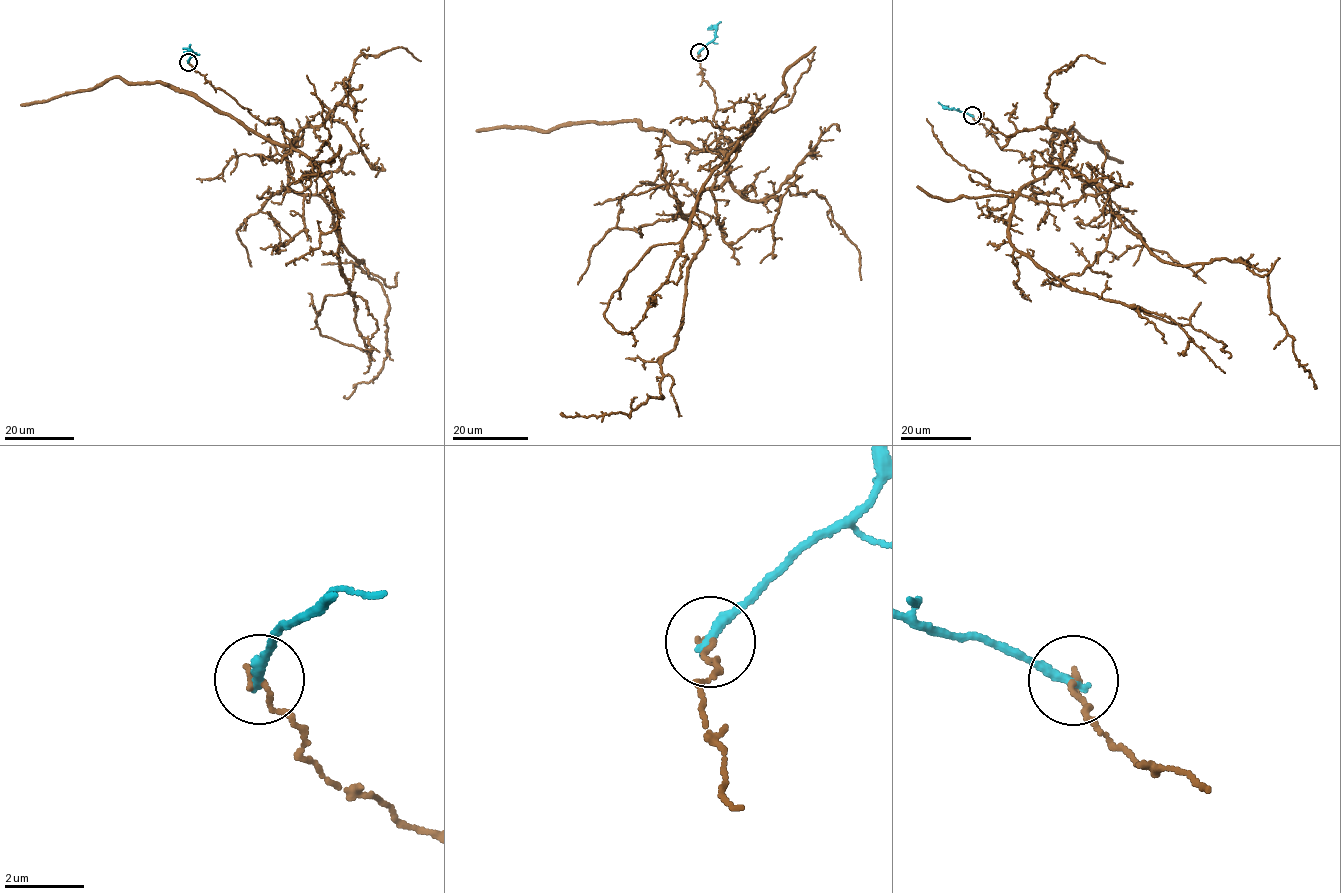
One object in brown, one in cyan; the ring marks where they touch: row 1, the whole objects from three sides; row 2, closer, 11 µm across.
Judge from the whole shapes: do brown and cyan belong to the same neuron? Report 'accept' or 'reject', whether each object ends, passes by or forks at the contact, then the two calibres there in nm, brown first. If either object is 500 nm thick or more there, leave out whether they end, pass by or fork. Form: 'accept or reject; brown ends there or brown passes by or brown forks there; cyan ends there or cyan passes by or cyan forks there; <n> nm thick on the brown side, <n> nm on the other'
reject; brown ends there; cyan ends there; 150 nm thick on the brown side, 240 nm on the other

